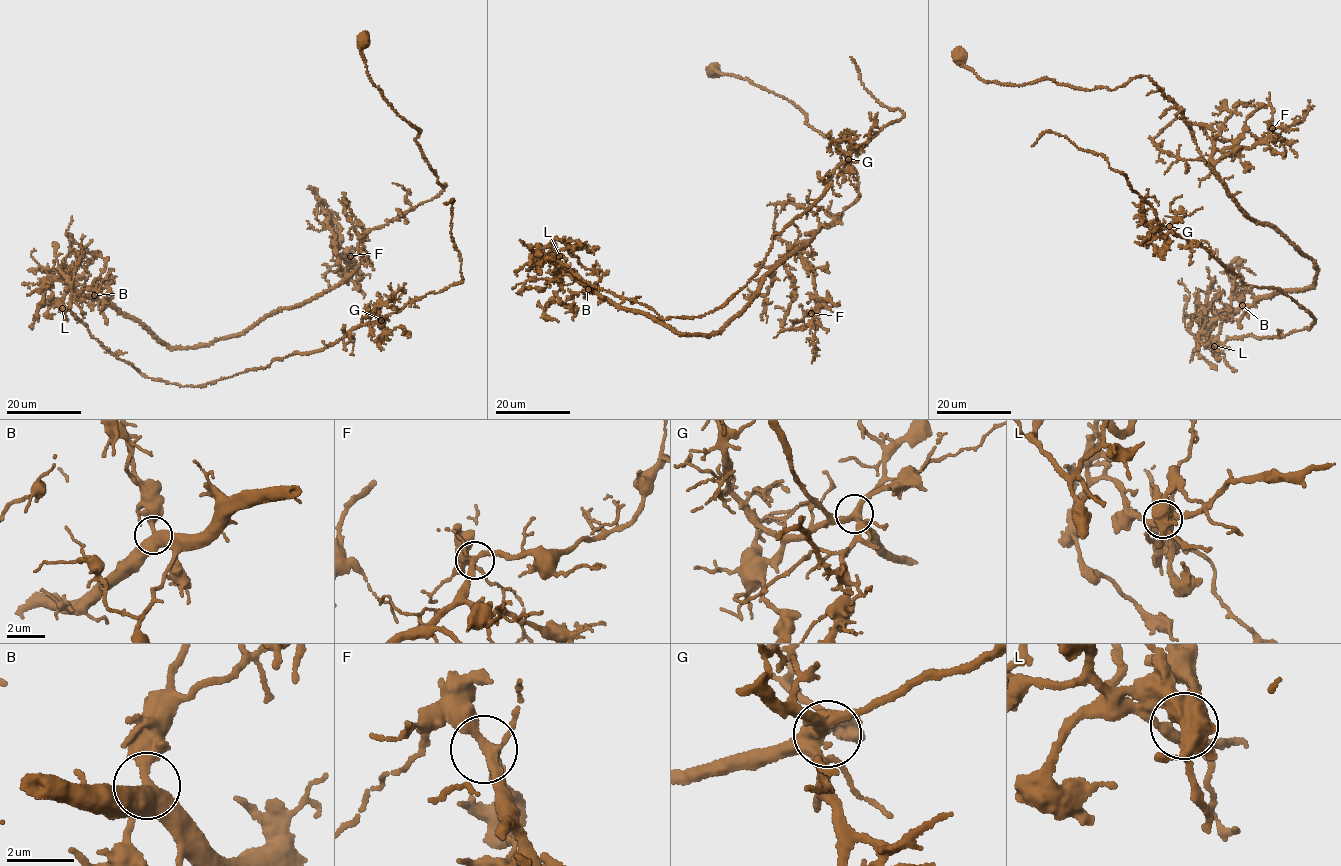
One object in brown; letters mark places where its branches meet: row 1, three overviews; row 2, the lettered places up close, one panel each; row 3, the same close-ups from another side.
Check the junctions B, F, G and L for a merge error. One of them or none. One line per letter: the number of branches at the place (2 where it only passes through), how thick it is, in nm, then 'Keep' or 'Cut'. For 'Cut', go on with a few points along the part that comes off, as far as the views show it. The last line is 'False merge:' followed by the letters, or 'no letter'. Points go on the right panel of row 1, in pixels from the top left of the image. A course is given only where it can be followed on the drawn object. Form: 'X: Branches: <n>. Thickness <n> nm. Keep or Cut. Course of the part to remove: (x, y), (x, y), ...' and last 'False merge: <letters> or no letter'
B: Branches: 4. Thickness 400 nm. Keep
F: Branches: 4. Thickness 280 nm. Keep
G: Branches: 6. Thickness 400 nm. Keep
L: Branches: 5. Thickness 550 nm. Cut. Course of the part to remove: (1214, 346), (1283, 336), (1315, 319), (1165, 228), (1104, 156), (1046, 131), (1031, 146)
False merge: L

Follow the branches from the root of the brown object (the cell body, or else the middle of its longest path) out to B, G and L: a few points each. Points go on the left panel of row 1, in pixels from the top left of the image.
B: (363, 42), (370, 79), (445, 185), (436, 197), (367, 231), (326, 291), (195, 348), (94, 295)
G: (363, 42), (445, 185), (344, 280), (195, 348), (62, 303), (193, 387), (381, 320)
L: (363, 42), (370, 79), (445, 185), (367, 231), (344, 280), (195, 348), (72, 289), (62, 308)

